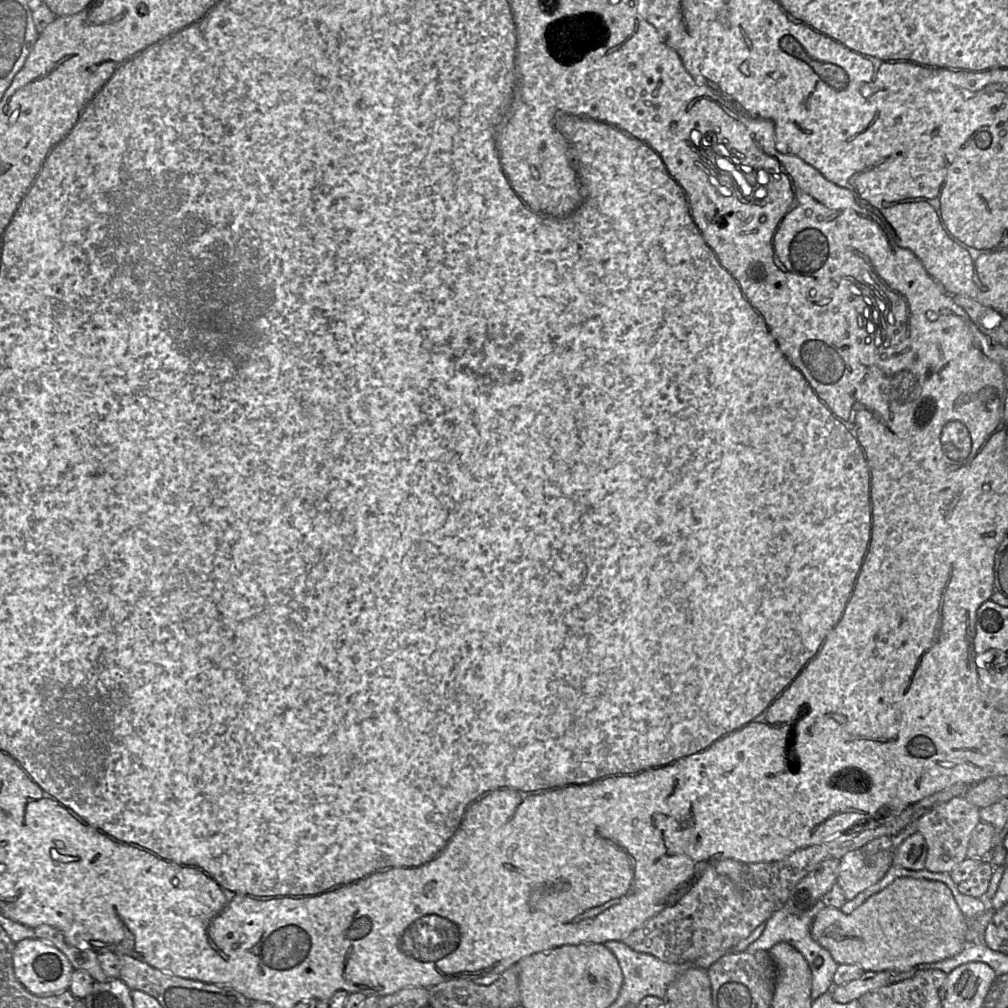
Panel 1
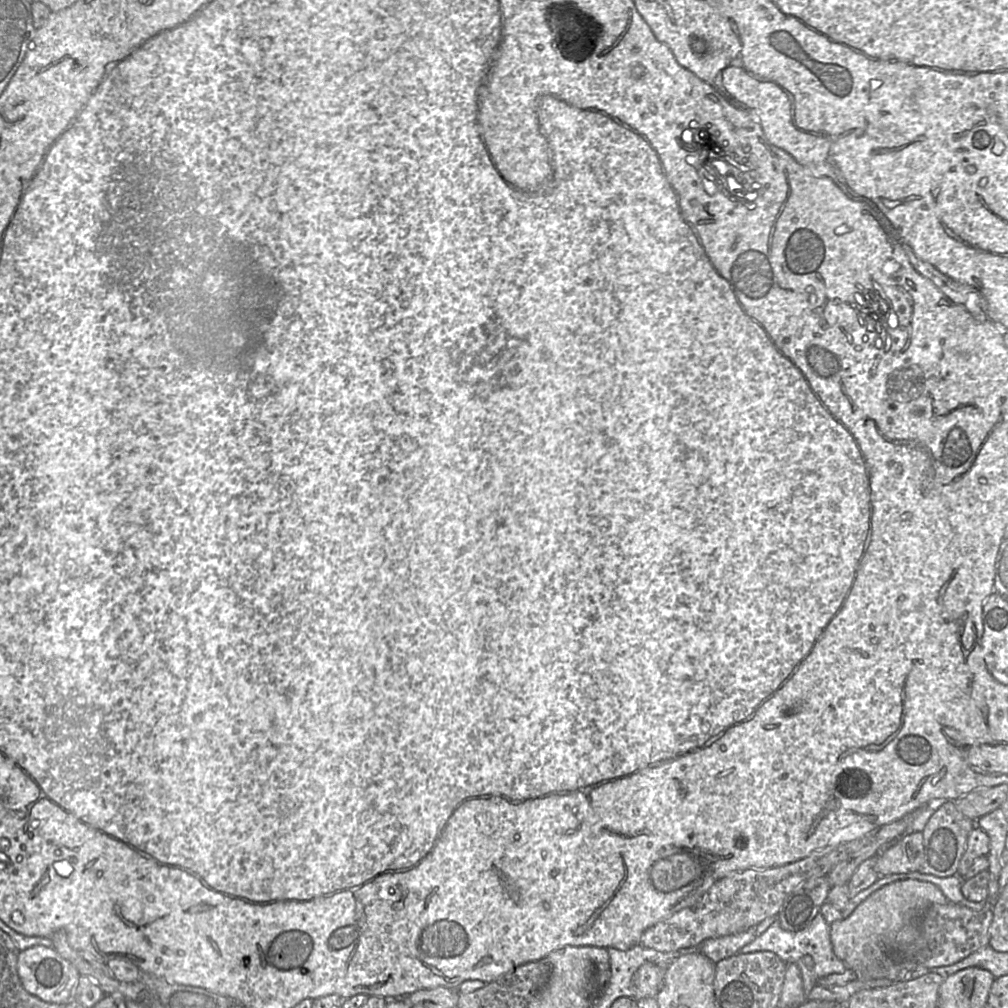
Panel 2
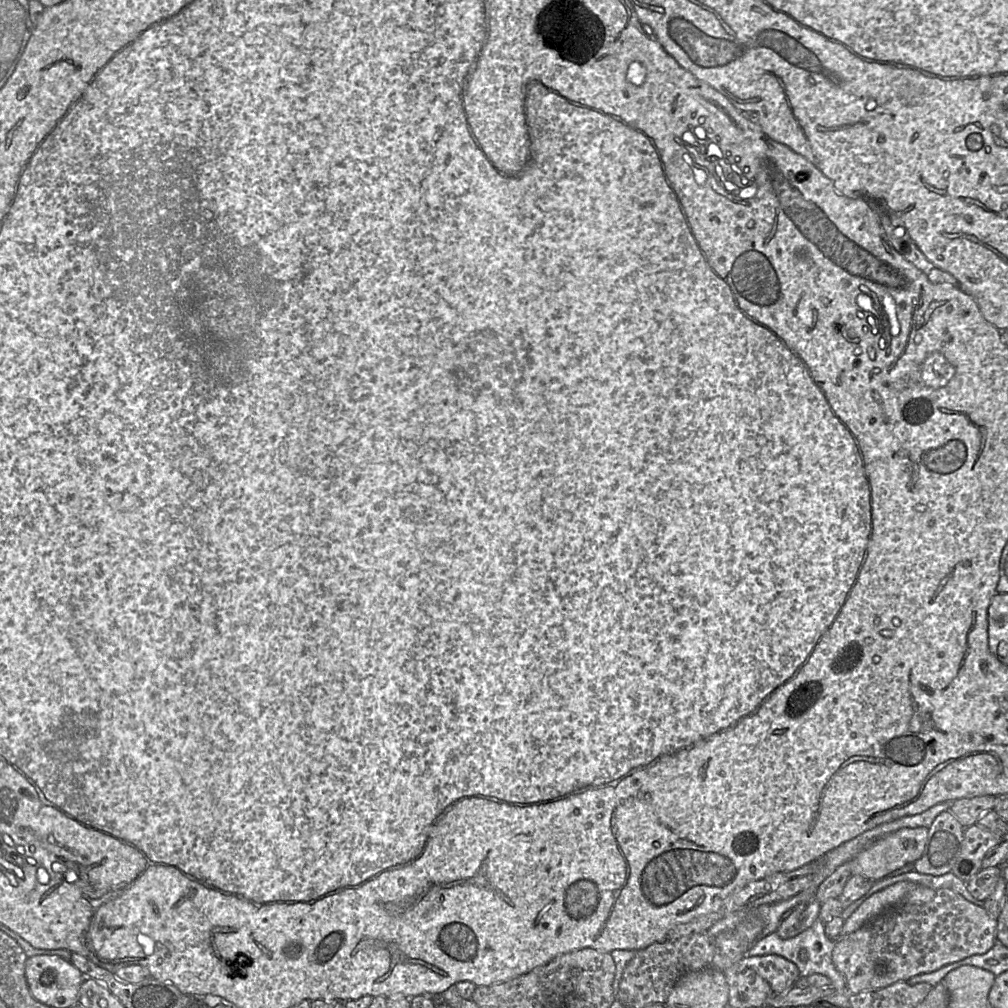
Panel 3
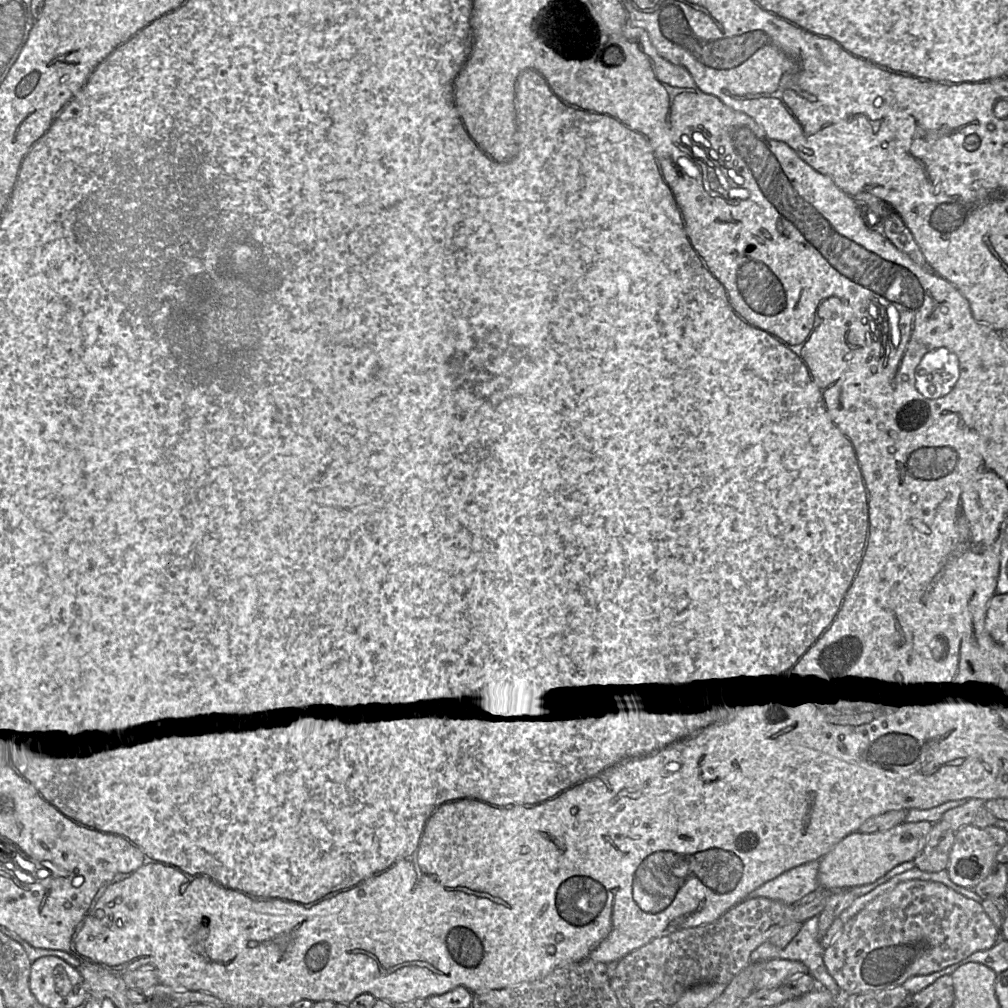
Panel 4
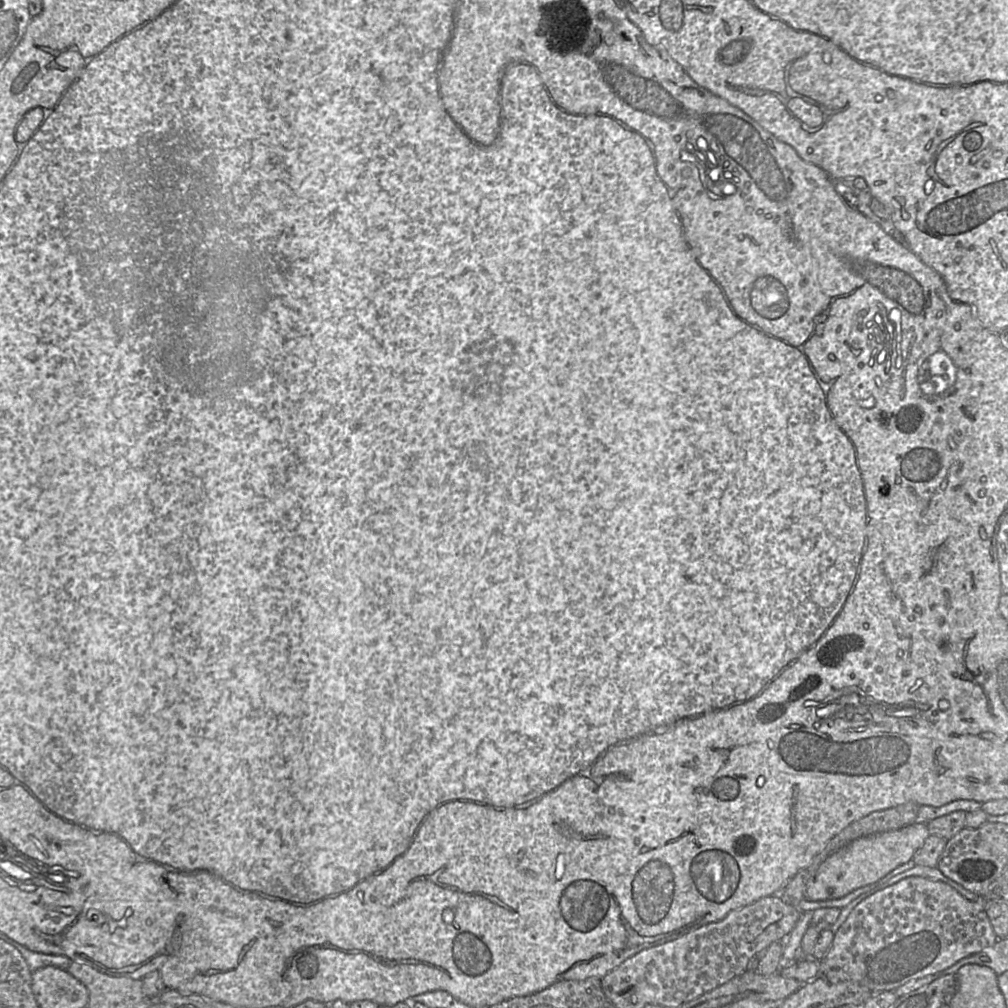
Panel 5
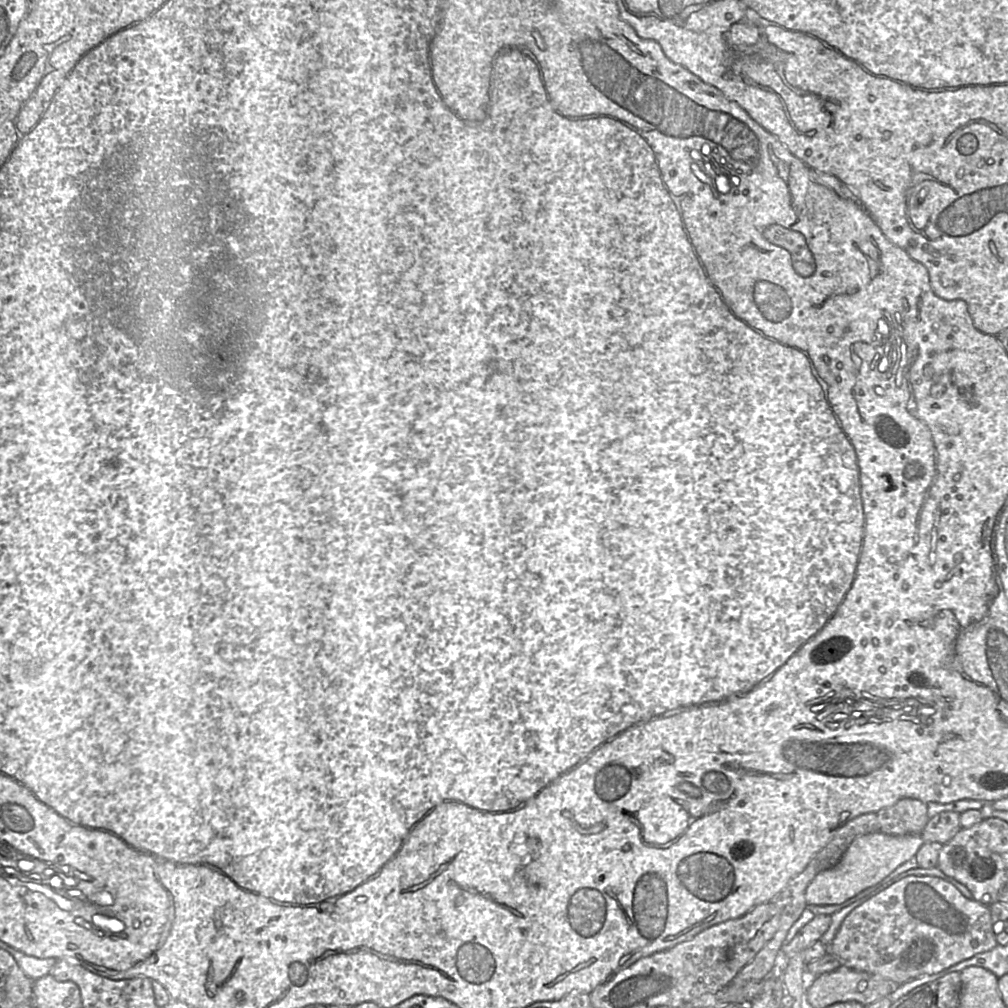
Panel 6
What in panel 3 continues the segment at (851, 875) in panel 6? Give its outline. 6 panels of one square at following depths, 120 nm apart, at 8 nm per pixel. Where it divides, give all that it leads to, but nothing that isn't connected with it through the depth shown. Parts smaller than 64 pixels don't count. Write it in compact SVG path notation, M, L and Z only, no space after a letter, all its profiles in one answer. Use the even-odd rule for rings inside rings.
M925 827L901 828L878 839L850 860L851 875L878 881L914 863L924 851L928 836Z

